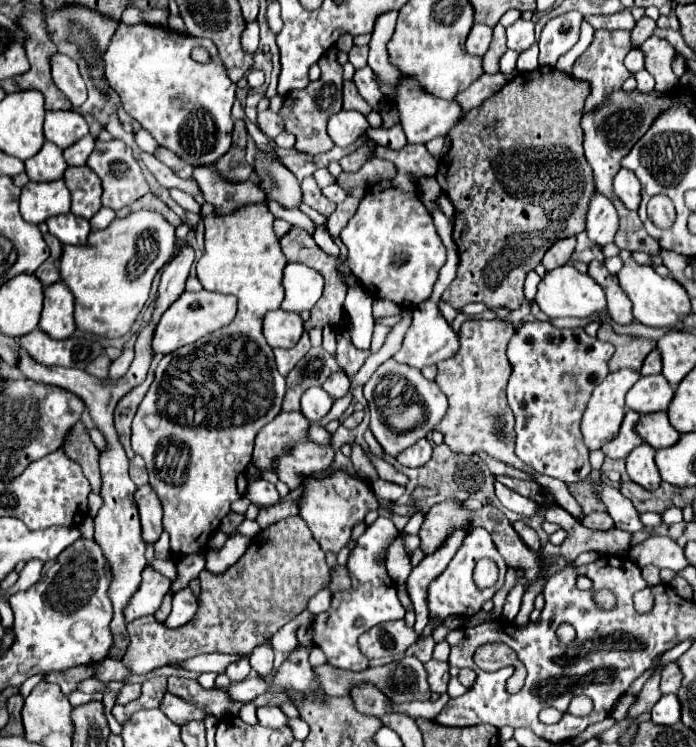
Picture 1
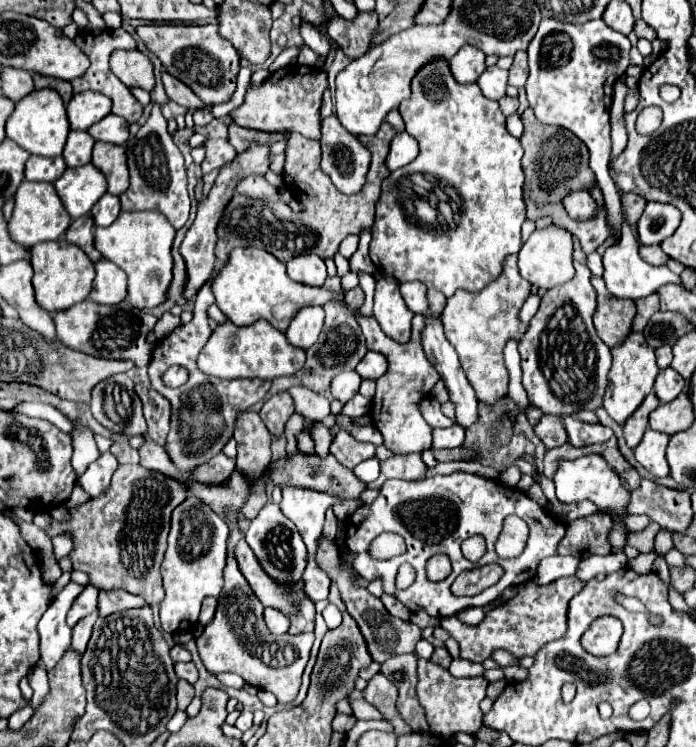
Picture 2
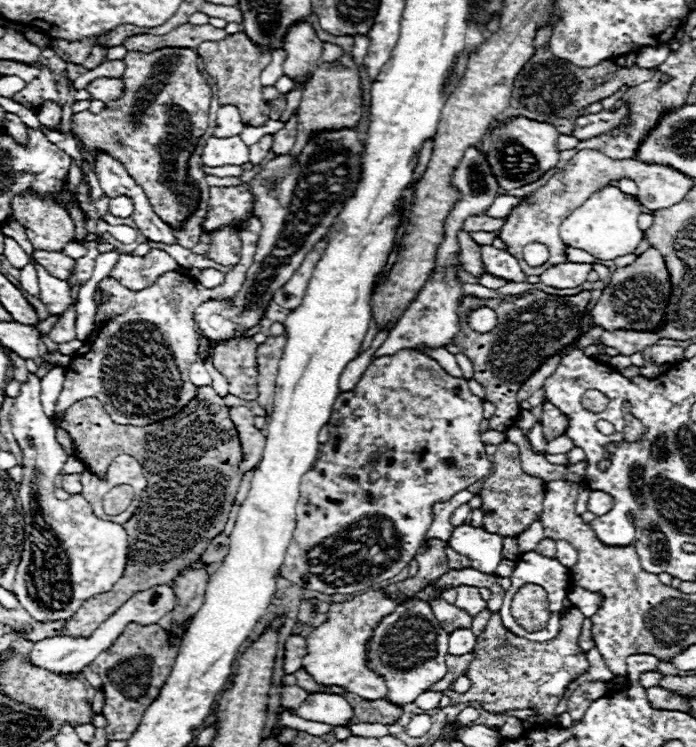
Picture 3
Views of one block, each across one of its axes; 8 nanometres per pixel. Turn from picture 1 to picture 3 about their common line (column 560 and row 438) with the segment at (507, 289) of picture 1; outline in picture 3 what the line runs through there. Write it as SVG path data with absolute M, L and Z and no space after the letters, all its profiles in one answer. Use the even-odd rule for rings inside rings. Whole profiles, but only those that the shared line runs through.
M212 386L198 388L196 398L180 410L180 414L150 426L122 426L112 422L102 402L96 398L76 402L66 410L64 420L56 422L70 434L76 458L80 458L90 472L102 476L118 454L132 454L144 466L148 490L154 490L142 494L140 508L134 512L134 518L124 524L130 550L120 582L116 582L112 592L88 598L88 602L66 620L62 634L88 638L134 592L172 582L176 574L198 560L210 540L224 530L242 480L238 472L242 450L228 406Z

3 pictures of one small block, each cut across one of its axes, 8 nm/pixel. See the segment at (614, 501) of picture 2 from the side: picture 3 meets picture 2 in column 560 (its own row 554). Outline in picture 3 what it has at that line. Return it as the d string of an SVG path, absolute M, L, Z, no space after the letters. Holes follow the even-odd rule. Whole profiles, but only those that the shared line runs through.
M462 524L454 528L448 544L456 552L468 556L476 570L486 574L496 572L496 566L502 560L502 538L486 532L482 526L476 528L472 524Z

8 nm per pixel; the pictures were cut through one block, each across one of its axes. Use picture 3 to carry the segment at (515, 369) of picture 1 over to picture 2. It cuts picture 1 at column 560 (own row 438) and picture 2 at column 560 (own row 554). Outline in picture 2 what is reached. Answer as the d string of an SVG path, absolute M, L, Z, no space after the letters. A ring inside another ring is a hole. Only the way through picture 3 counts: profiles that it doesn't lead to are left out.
M574 260L576 274L572 280L558 288L550 288L528 332L518 344L522 356L522 384L528 392L532 406L544 414L574 416L580 410L596 410L602 406L606 390L606 376L612 366L610 348L598 338L592 314L596 308L596 292L590 284L588 266Z

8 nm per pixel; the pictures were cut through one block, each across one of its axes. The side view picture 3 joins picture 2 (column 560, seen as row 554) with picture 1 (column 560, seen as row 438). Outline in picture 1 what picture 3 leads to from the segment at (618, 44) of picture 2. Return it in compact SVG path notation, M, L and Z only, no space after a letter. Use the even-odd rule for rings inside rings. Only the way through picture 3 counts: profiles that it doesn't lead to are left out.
M566 12L556 18L552 18L538 40L540 48L540 66L550 66L554 68L558 58L566 54L580 36L580 22L582 14L580 12Z

